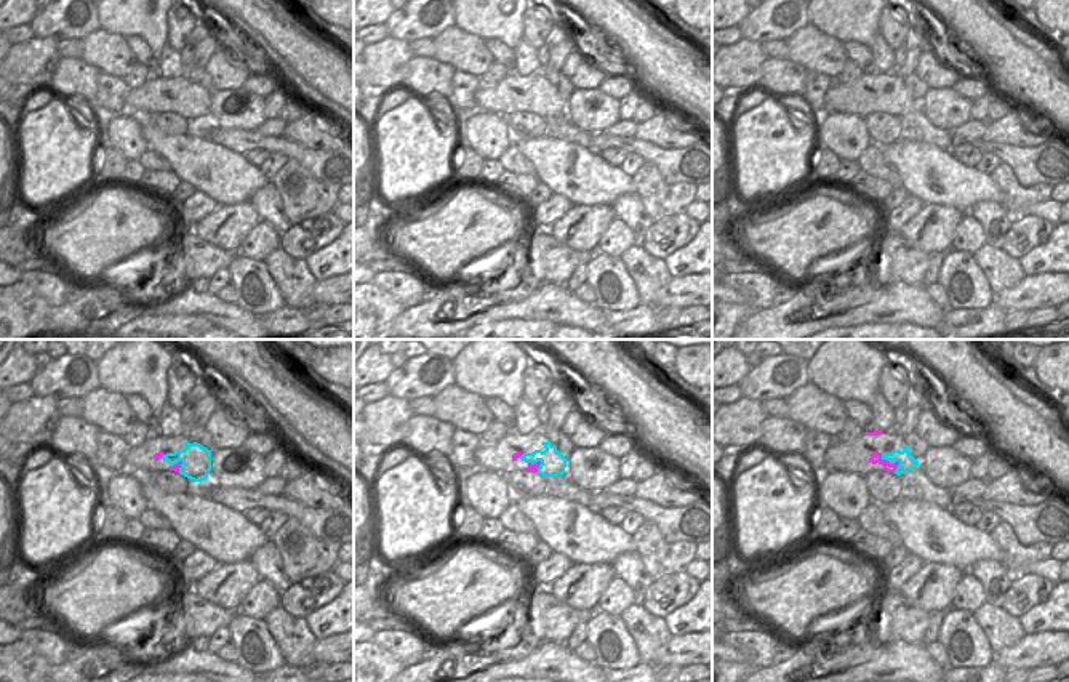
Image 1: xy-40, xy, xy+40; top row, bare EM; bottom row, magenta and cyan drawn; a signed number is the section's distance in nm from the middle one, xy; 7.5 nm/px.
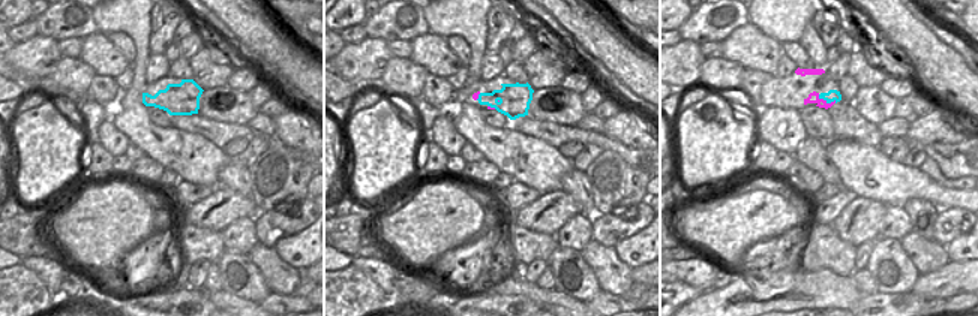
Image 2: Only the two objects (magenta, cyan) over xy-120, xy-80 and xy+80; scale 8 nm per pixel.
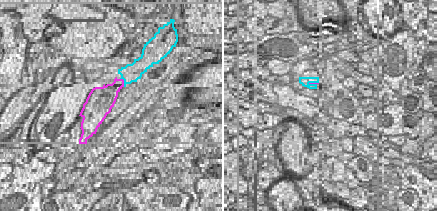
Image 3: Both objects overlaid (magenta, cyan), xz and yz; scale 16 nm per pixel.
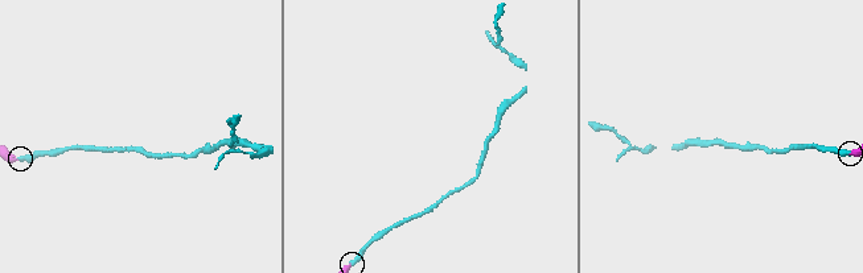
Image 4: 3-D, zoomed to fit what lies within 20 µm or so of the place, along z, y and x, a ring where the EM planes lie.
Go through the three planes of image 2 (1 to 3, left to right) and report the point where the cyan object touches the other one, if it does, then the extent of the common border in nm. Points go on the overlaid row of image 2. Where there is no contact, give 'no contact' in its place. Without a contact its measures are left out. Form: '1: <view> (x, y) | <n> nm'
1: no contact
2: xy-80 (492, 108) | 80 nm
3: xy+80 (825, 101) | 170 nm

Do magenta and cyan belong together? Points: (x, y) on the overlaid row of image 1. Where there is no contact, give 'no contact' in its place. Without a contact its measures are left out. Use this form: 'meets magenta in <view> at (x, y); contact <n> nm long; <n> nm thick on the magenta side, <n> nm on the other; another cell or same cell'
meets magenta in xy+40 at (893, 463); contact 180 nm long; 80 nm thick on the magenta side, 120 nm on the other; another cell

